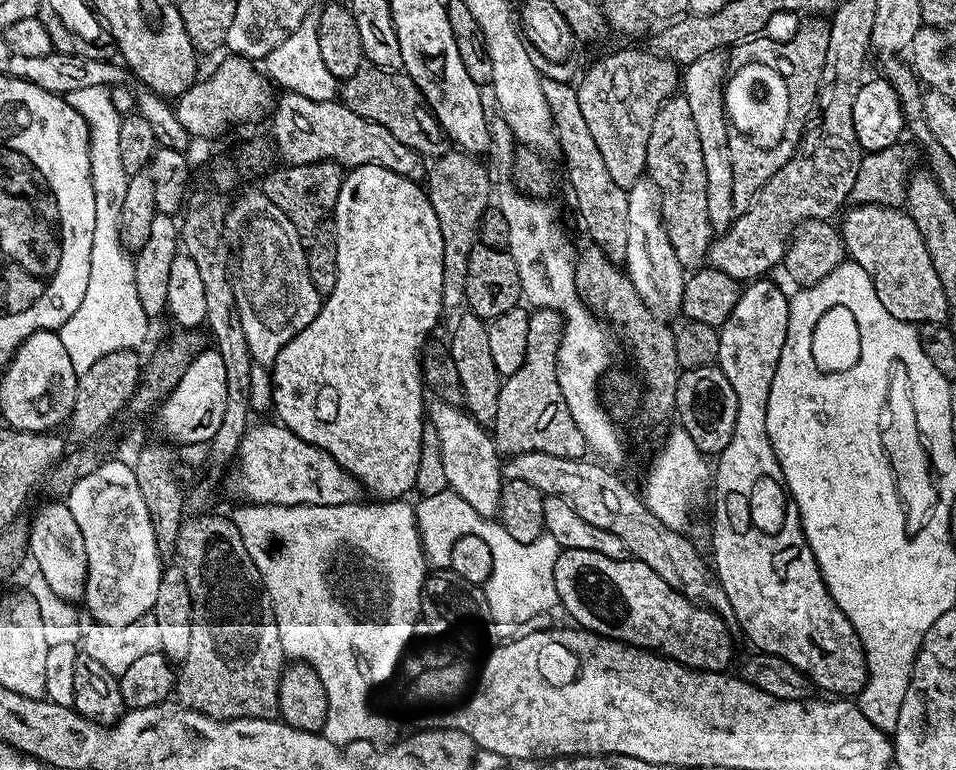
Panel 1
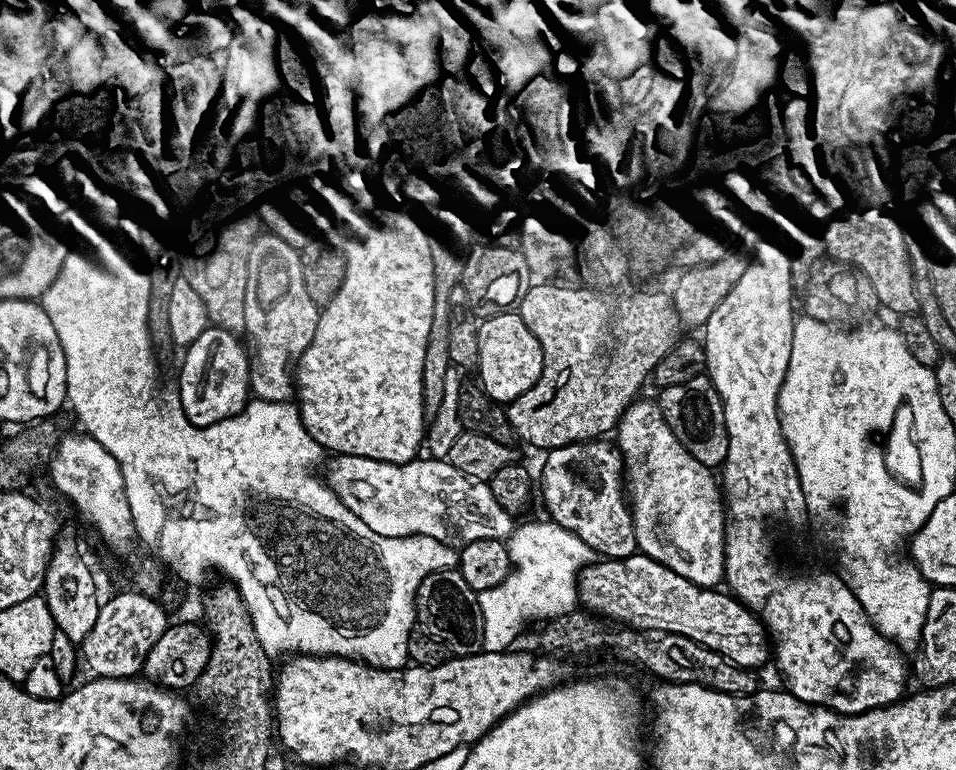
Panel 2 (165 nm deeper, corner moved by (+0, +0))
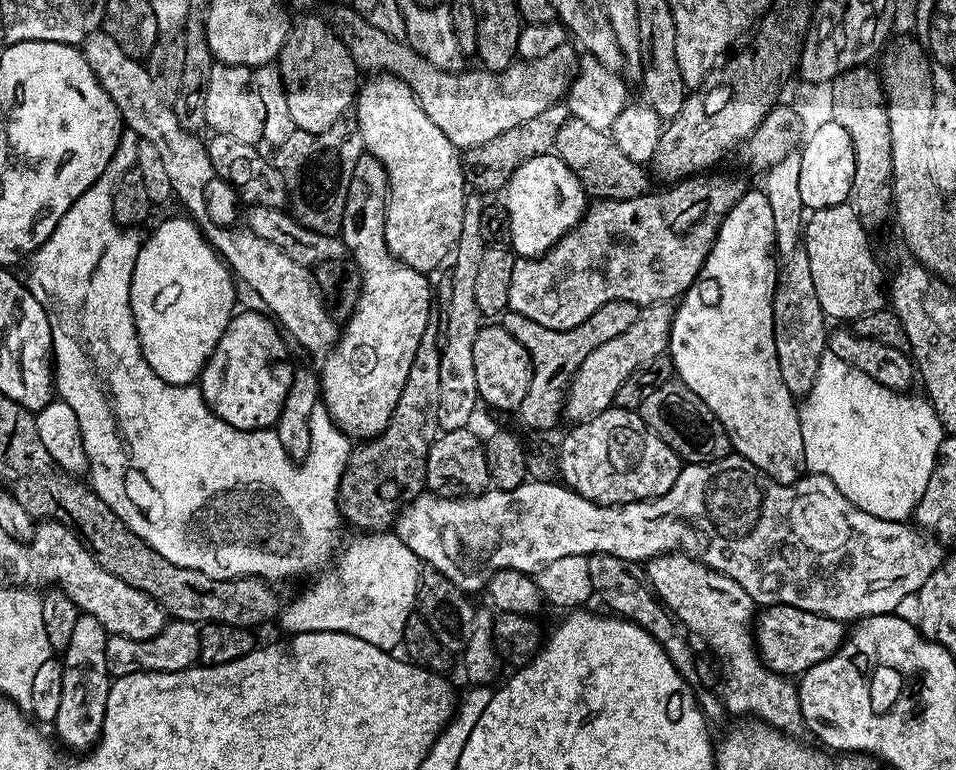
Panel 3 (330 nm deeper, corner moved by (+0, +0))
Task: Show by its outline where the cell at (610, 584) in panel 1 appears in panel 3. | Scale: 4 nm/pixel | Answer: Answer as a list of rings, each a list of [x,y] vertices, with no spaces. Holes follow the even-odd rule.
[[[773,604],[765,607],[754,620],[754,643],[760,660],[765,668],[789,678],[799,677],[818,666],[818,662],[830,658],[845,639],[846,628],[841,621],[798,610],[798,606]]]

